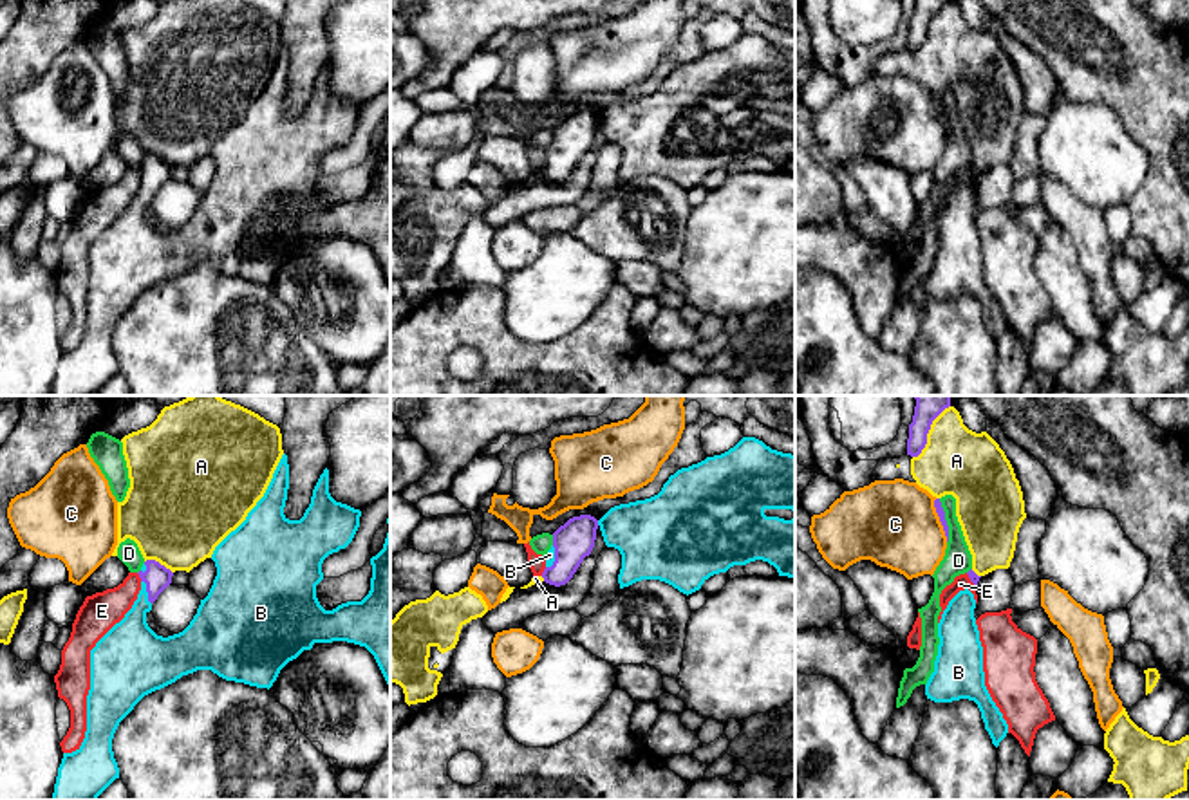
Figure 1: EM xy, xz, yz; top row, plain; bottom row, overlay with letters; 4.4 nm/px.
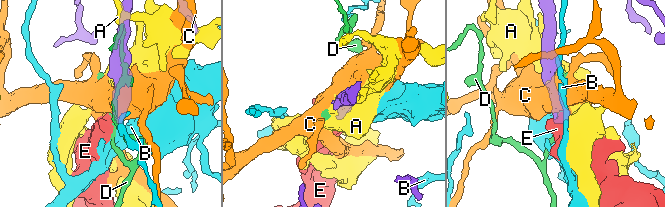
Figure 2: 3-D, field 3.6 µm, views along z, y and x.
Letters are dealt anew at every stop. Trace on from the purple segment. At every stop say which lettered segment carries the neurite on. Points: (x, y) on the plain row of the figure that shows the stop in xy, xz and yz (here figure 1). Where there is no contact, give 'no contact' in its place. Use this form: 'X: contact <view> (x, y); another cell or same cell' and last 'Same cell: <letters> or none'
A: contact yz (927, 27); another cell
B: contact xy (147, 186); same cell
C: contact yz (940, 116); another cell
D: contact yz (945, 116); another cell
E: contact xy (140, 172); another cell
Same cell: B

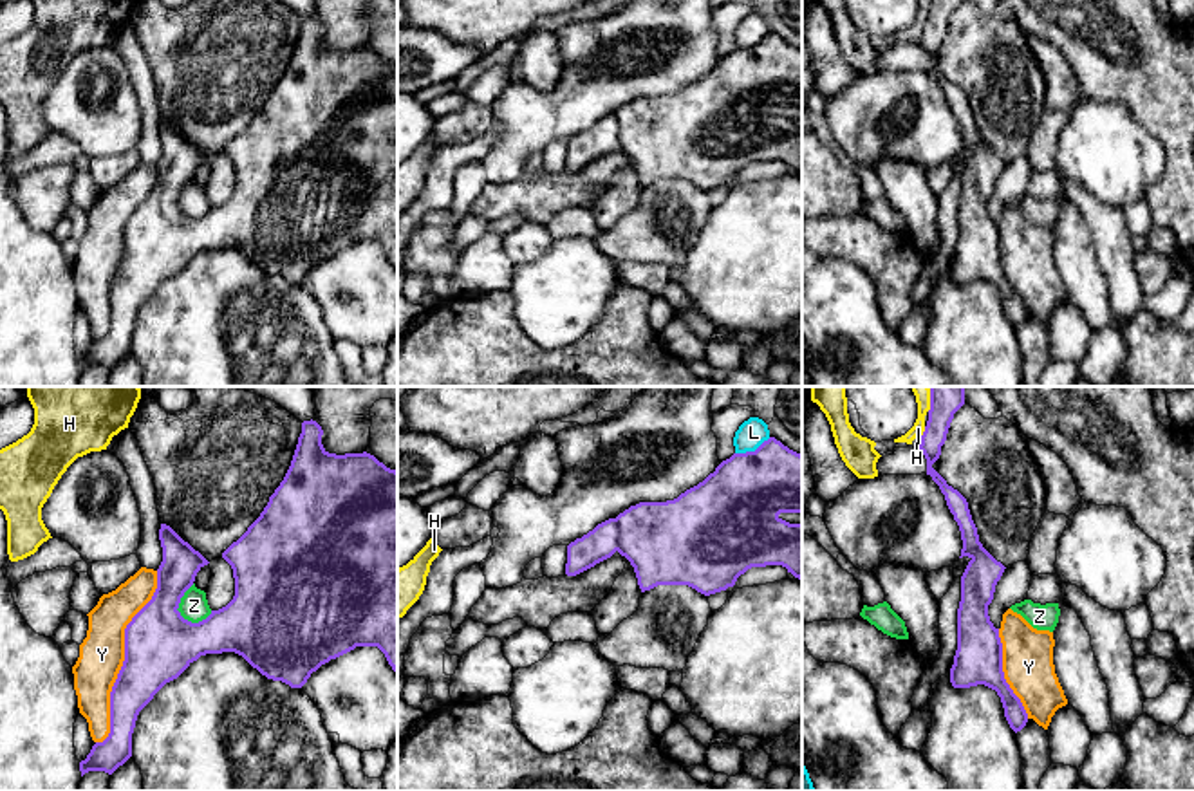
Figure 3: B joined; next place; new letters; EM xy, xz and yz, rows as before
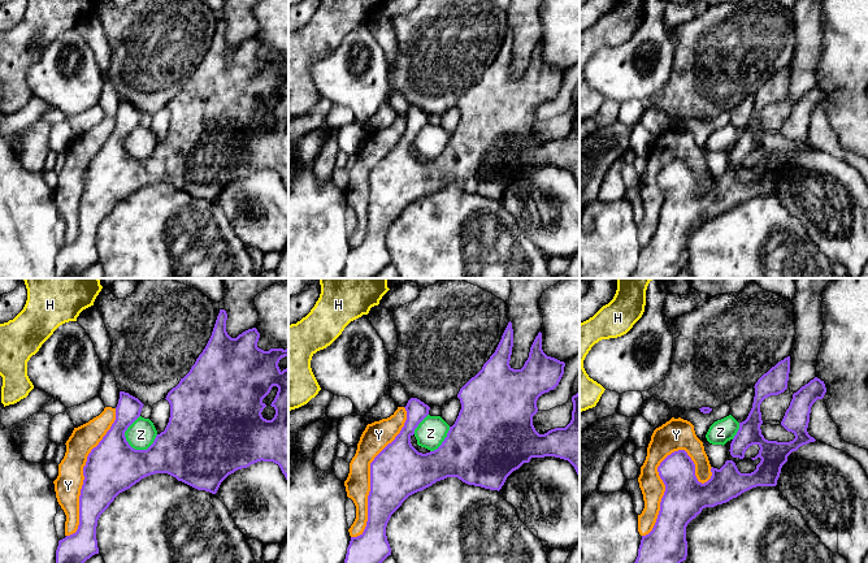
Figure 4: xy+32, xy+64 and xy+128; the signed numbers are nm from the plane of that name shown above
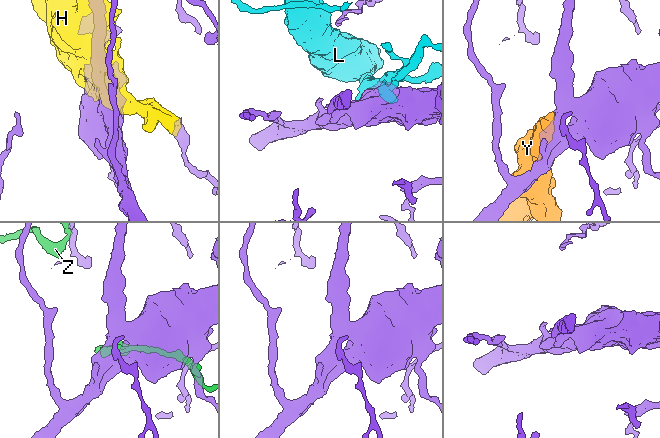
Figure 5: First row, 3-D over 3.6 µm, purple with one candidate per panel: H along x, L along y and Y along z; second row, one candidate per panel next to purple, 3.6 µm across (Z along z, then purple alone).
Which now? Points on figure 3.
H: contact yz (923, 27); another cell
L: contact xz (752, 47); another cell
Y: contact xy (125, 255); another cell
Z: contact xy (177, 203); another cell
Same cell: none

